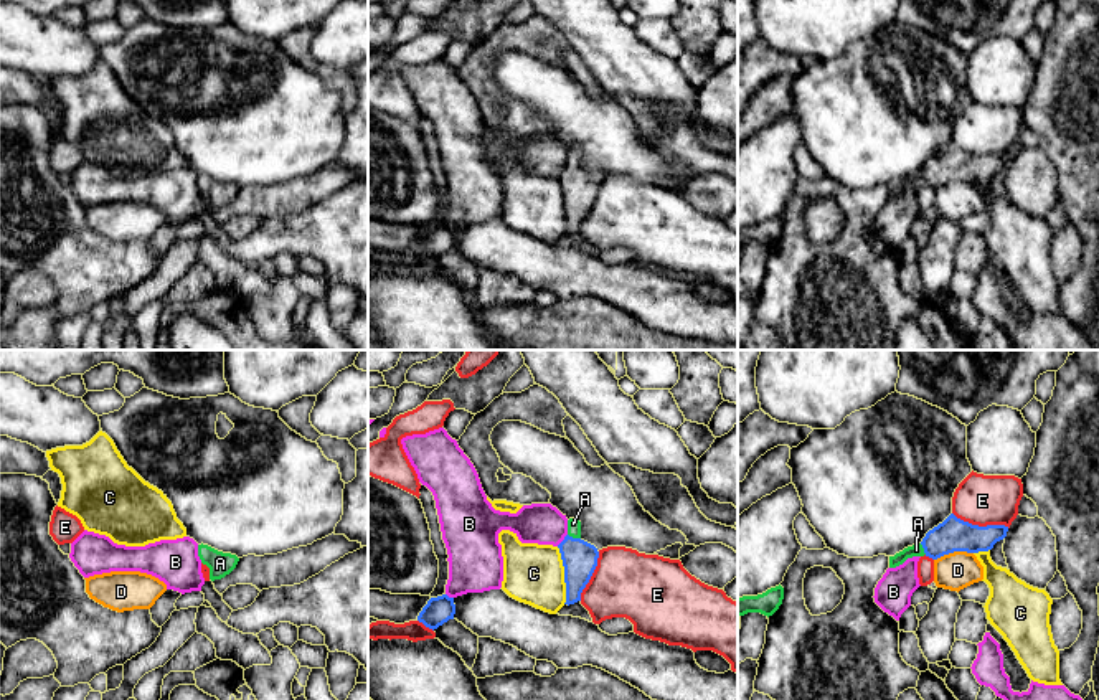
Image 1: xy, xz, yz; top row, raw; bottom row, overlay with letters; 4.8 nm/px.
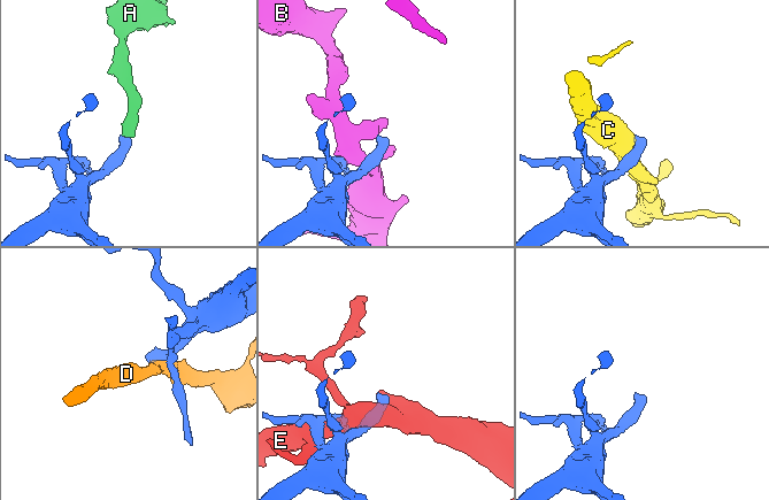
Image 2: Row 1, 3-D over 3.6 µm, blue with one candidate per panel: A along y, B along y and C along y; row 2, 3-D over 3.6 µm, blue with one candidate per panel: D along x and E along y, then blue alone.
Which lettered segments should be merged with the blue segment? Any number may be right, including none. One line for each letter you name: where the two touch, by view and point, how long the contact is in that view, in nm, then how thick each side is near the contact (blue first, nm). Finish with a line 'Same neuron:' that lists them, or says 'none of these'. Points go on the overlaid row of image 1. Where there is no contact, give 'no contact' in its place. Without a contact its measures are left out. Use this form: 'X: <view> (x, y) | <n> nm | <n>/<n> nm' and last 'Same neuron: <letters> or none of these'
A: xz (575, 539) | 70 nm | 180/60 nm
Same neuron: A

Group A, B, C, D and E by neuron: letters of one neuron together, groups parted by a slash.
A / B / C / D / E

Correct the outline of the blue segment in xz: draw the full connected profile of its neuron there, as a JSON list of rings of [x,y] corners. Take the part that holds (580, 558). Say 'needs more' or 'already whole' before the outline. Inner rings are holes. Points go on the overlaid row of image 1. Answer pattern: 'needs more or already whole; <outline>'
needs more; [[[576,517],[568,520],[568,535],[558,548],[564,566],[564,604],[569,606],[581,601],[581,593],[597,566],[599,551],[581,538],[581,522]]]

